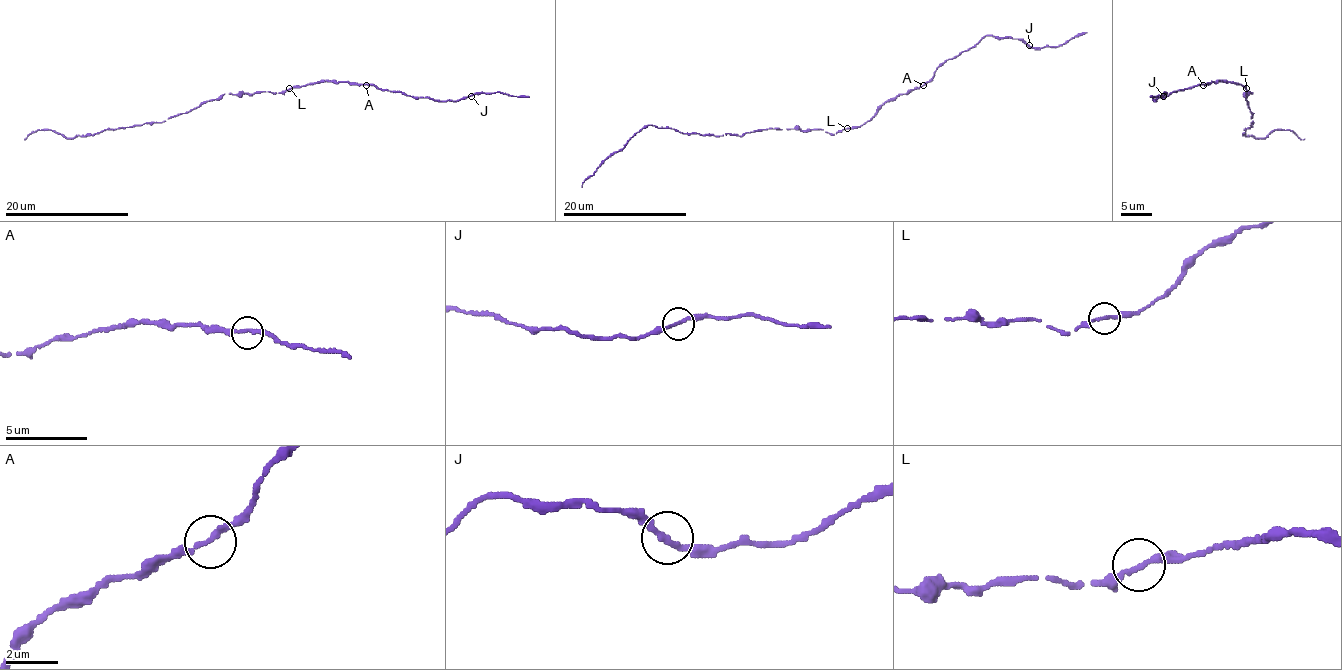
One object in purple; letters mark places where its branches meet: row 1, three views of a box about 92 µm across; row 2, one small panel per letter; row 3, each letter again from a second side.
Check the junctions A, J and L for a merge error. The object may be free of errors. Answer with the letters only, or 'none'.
none

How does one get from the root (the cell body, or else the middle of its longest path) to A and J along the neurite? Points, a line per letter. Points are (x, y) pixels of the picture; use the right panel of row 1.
A: (1251, 92), (1231, 82), (1203, 85)
J: (1251, 92), (1231, 82), (1209, 82), (1172, 91), (1166, 97), (1153, 97), (1153, 100), (1163, 96)

